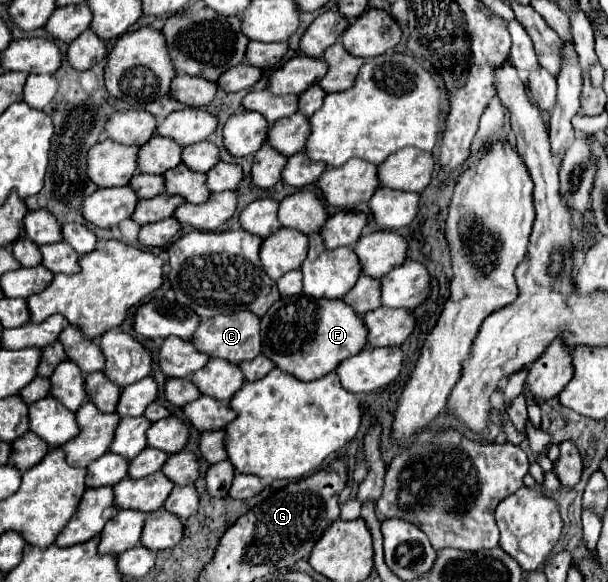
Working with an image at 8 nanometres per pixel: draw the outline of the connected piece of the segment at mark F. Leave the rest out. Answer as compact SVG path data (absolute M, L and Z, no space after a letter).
M312 298L312 308L316 308L316 336L312 336L312 344L308 344L308 352L304 352L304 356L280 356L280 352L268 352L268 358L276 364L276 368L304 382L316 380L332 372L336 368L336 362L360 352L366 344L366 334L368 334L364 332L364 324L360 324L360 316L342 300Z

